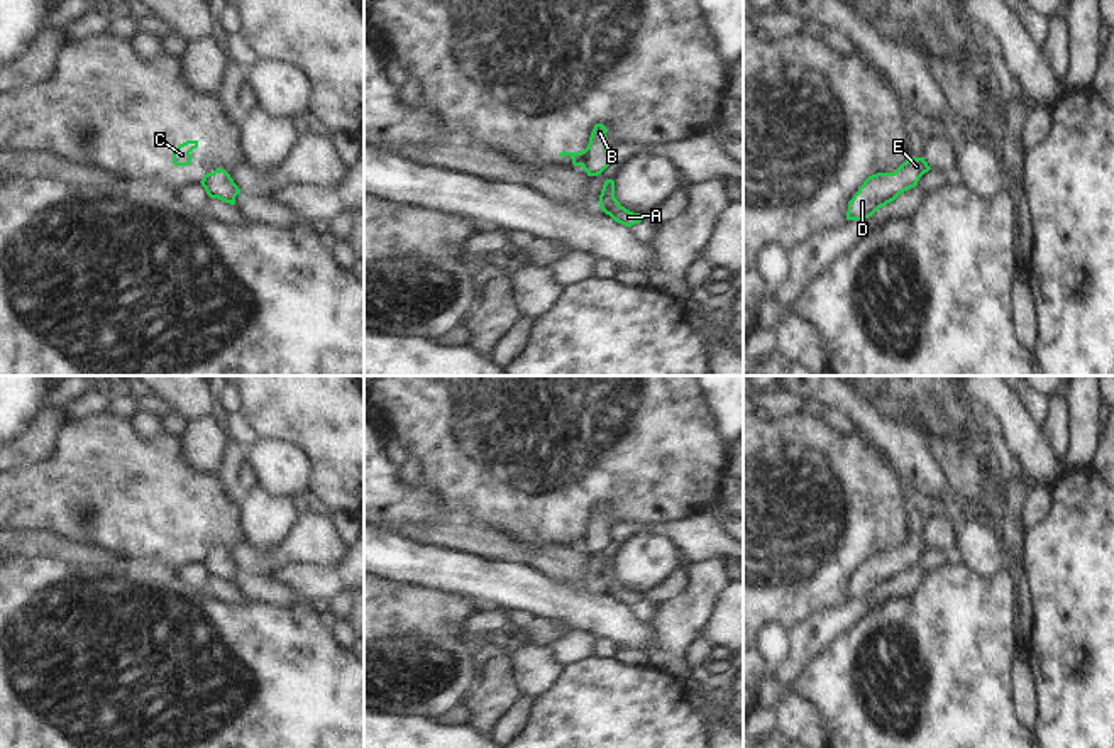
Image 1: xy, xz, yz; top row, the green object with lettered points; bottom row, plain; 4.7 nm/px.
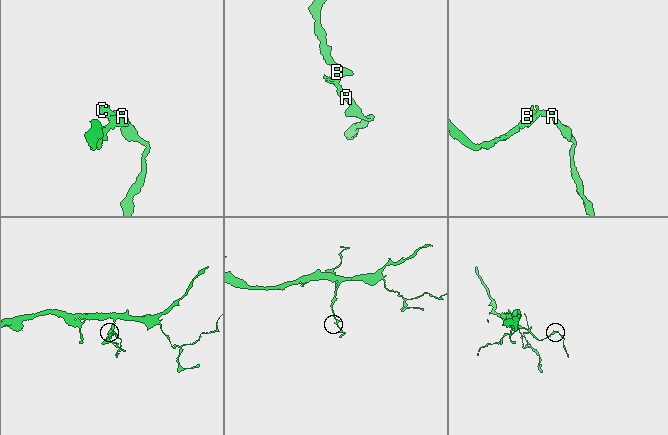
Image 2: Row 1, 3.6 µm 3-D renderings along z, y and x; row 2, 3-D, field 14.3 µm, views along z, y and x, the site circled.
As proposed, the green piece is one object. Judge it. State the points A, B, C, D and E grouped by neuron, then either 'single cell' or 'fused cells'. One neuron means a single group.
A B C D E; single cell

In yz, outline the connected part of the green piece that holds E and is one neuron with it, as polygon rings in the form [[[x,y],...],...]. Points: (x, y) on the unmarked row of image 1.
[[[907,536],[894,552],[869,555],[848,580],[847,599],[865,599],[872,596],[901,572],[914,567],[919,557],[929,548],[924,536]]]

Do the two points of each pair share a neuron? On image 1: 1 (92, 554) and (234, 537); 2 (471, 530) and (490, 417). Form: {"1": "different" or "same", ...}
{"1": "same", "2": "same"}

